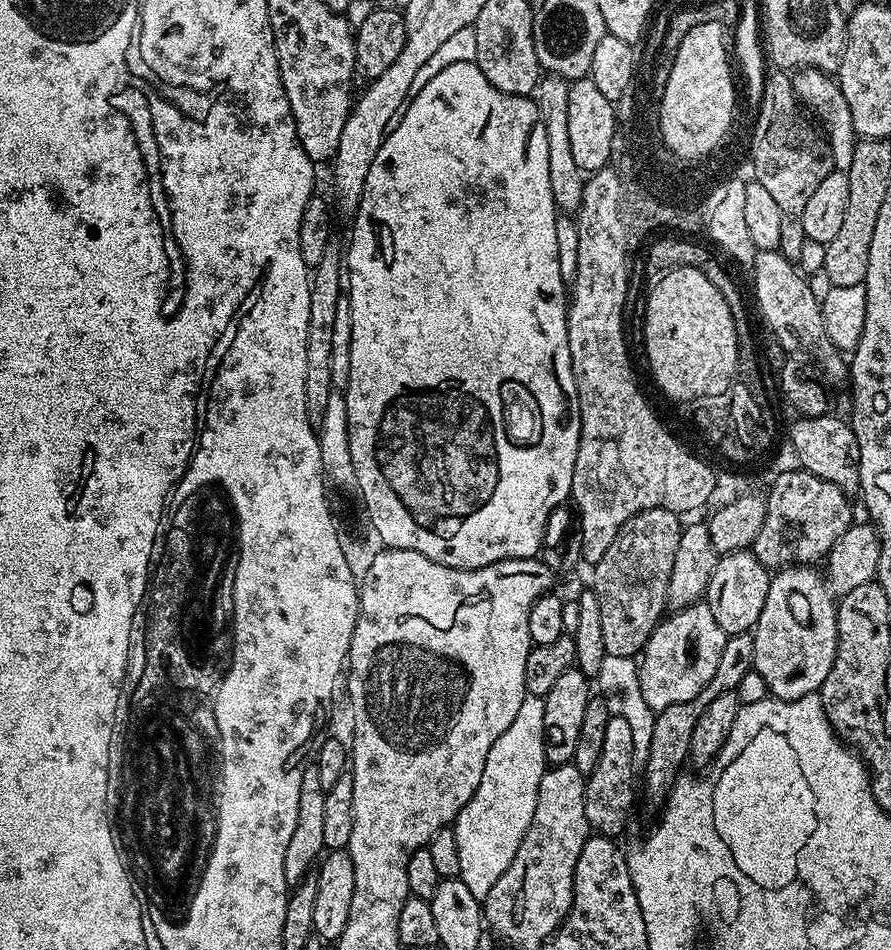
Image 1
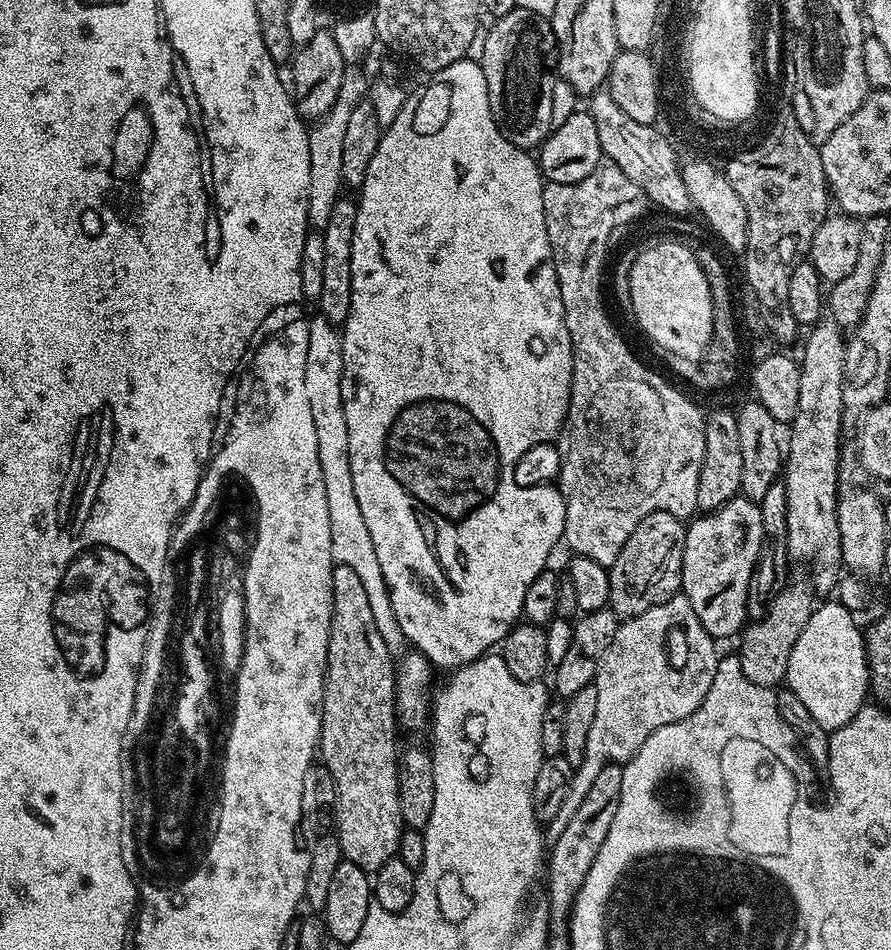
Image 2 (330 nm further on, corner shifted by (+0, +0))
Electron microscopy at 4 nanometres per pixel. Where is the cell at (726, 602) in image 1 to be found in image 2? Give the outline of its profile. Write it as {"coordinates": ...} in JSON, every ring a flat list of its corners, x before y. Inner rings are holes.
{"coordinates":[[743,494,735,496,713,512,697,515,687,525,686,542,684,543,684,561,682,562,682,595,694,606,698,622,705,633,712,636,732,636,745,627,749,619,746,598,752,571,756,568,756,559,762,546,762,514,757,501,748,500]]}

